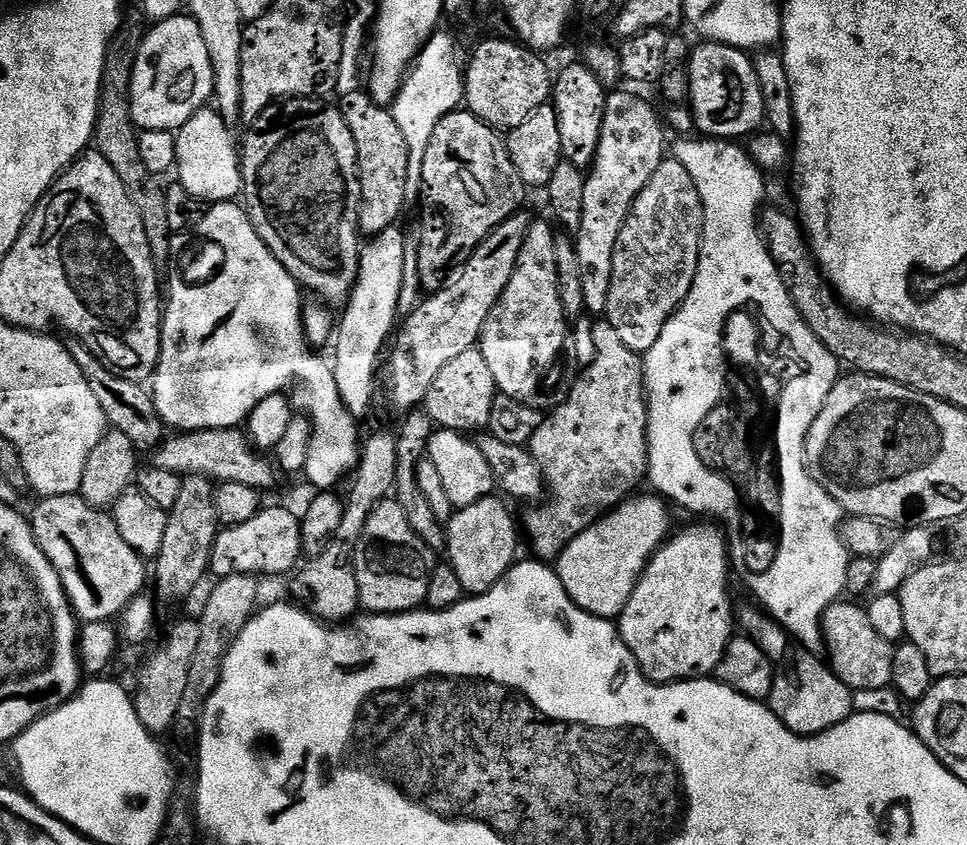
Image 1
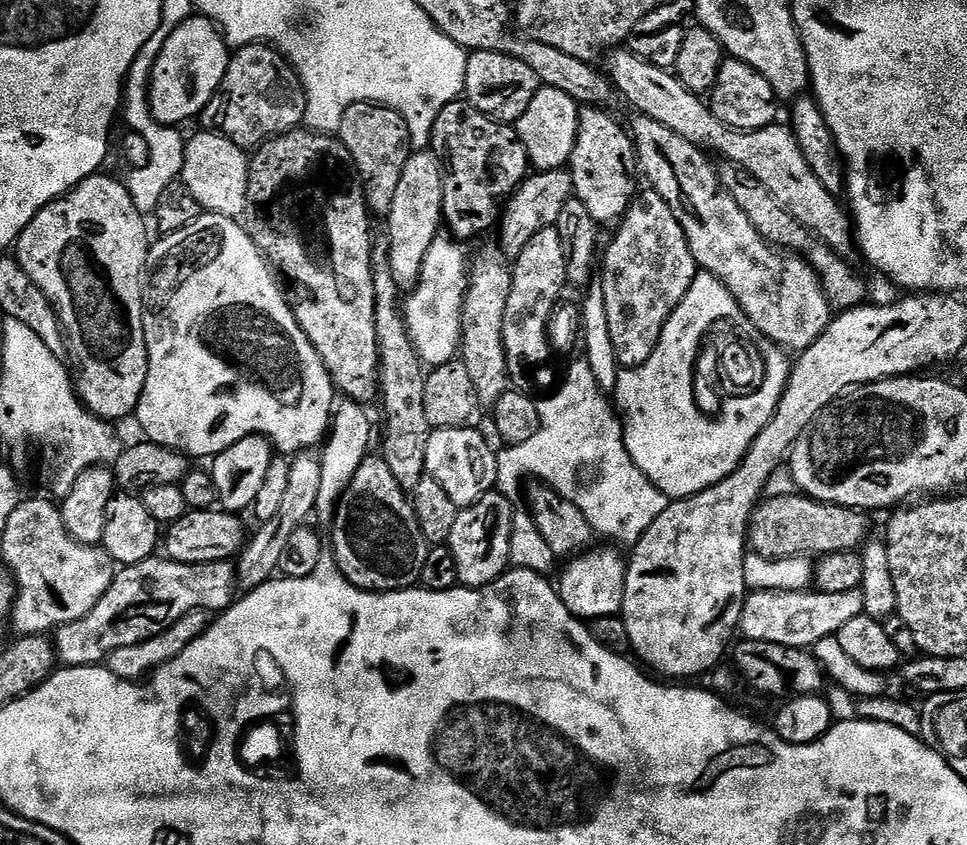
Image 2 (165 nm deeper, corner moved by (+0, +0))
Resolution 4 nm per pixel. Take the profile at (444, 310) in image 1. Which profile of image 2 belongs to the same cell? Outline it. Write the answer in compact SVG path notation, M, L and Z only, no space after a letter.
M567 167L545 172L533 171L524 177L520 187L507 201L506 209L498 224L498 232L500 228L498 247L504 251L509 261L515 262L518 254L522 254L522 250L526 250L526 242L530 242L530 238L534 238L534 234L538 234L538 230L555 228L558 214L562 214L562 206L568 200L573 199L573 196L572 173L568 171Z

